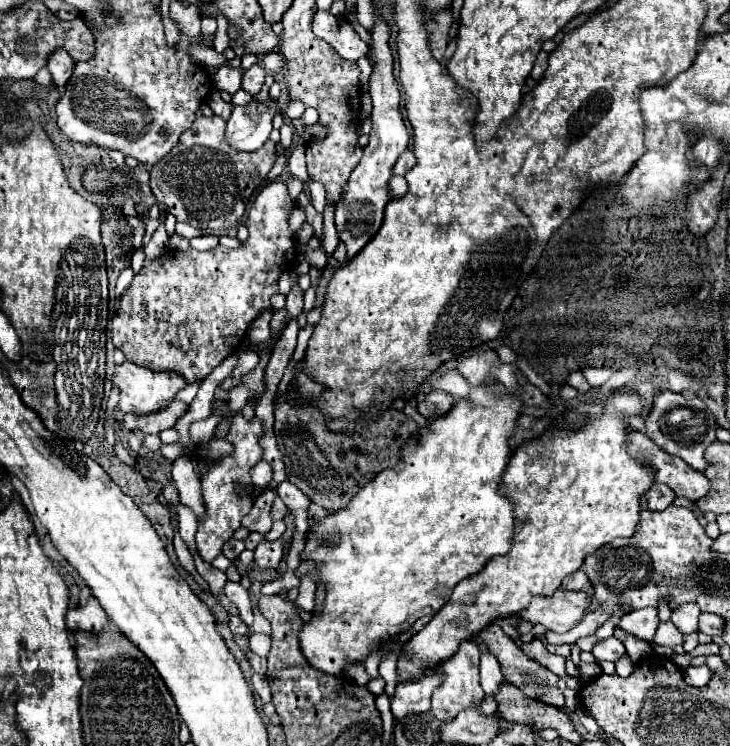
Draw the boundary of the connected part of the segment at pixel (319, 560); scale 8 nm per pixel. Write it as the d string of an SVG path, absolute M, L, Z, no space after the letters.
M501 365L501 367L493 369L493 377L505 387L503 397L495 397L493 391L487 385L475 387L473 393L471 393L471 403L457 401L447 415L431 419L429 427L419 429L419 435L413 435L409 439L409 445L405 445L405 449L401 451L401 461L393 469L387 469L385 473L379 473L369 485L359 489L359 493L353 497L353 501L345 509L329 513L313 529L309 529L309 533L305 535L305 549L301 551L301 561L313 561L317 567L309 569L307 575L313 577L319 585L325 585L325 603L321 607L321 613L313 613L311 619L299 631L301 653L309 661L311 667L319 669L321 673L333 675L333 677L343 677L345 669L349 665L363 663L385 641L389 641L391 637L411 629L413 623L419 617L429 615L429 613L437 613L449 601L449 595L453 593L453 589L455 589L455 585L459 581L463 581L465 577L477 575L479 571L483 571L485 563L491 557L505 555L511 549L513 505L511 505L509 499L499 495L499 485L501 485L501 477L503 477L503 471L505 471L507 461L509 461L509 443L507 441L509 441L509 437L513 433L513 425L515 425L515 419L519 417L519 407L521 407L521 401L515 395L517 389L521 389L519 383L517 383L515 373L517 373L517 365Z

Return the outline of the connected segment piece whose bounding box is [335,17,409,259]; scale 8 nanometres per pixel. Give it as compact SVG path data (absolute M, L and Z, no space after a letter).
M375 17L369 43L369 57L373 61L373 73L369 77L369 93L373 97L373 113L371 113L373 129L369 133L369 145L363 149L363 157L359 165L353 169L341 193L341 199L335 205L335 227L339 239L347 247L347 259L355 257L363 249L363 245L369 243L369 239L373 239L373 235L379 231L383 221L383 209L391 201L389 179L393 175L393 165L409 143L407 127L399 111L401 91L393 77L393 53L389 47L389 35L391 35L389 25L383 19Z

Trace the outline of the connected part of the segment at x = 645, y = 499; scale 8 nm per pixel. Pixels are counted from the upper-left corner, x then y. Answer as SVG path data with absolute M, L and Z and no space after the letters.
M653 483L643 495L641 495L641 509L649 511L663 511L675 501L675 493L667 485Z

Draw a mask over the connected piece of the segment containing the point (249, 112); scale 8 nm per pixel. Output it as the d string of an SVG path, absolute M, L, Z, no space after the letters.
M269 97L265 103L249 101L247 105L233 107L233 113L227 121L225 141L237 151L257 151L267 139L273 129L273 117L279 113L277 101Z

